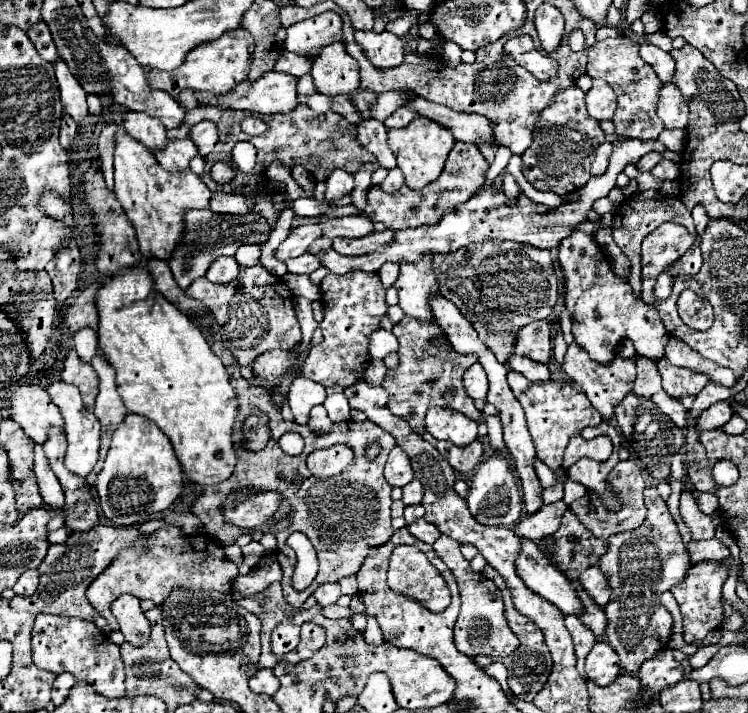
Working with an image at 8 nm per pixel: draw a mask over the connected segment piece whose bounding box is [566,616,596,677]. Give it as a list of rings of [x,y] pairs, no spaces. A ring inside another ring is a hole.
[[[566,616],[566,628],[572,636],[574,643],[574,650],[576,658],[578,658],[578,664],[576,664],[576,670],[580,676],[585,677],[585,660],[590,646],[595,643],[595,636],[592,630],[588,630],[582,620],[578,616]]]

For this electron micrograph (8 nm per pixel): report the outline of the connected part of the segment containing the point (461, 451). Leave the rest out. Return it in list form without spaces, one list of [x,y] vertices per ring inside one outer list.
[[[474,440],[472,444],[468,446],[454,446],[452,442],[438,442],[436,444],[438,452],[448,460],[448,464],[456,470],[456,472],[472,472],[480,458],[482,458],[482,442],[480,440]]]

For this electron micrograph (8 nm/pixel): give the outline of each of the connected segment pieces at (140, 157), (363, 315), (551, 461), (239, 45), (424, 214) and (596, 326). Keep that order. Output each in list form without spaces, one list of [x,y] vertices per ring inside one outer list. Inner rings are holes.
[[[124,128],[116,134],[114,180],[114,194],[136,228],[136,238],[144,258],[152,254],[154,258],[168,260],[184,230],[182,212],[192,208],[208,208],[212,196],[210,188],[192,170],[182,170],[180,174],[162,170],[156,158],[148,154],[148,150],[144,150],[144,146],[140,146],[140,142],[136,142]]]
[[[352,270],[348,274],[328,274],[320,282],[324,320],[320,322],[324,340],[310,348],[304,364],[300,368],[302,376],[322,384],[322,386],[354,386],[366,374],[370,364],[368,344],[370,336],[380,328],[380,320],[386,316],[388,304],[384,300],[384,284],[376,272]]]
[[[510,370],[508,384],[510,384],[516,400],[524,408],[528,430],[530,430],[530,436],[536,446],[536,456],[552,470],[562,464],[564,448],[568,446],[572,436],[580,434],[588,426],[598,426],[602,422],[598,410],[588,402],[586,394],[576,390],[574,384],[570,384],[570,382],[564,382],[564,380],[530,382],[522,374]]]
[[[236,28],[236,30],[230,30],[228,34],[220,36],[214,42],[196,46],[196,50],[192,50],[188,54],[188,60],[184,60],[184,64],[172,72],[150,68],[146,74],[148,86],[168,92],[174,100],[178,100],[182,90],[210,92],[216,96],[228,94],[230,90],[234,90],[234,86],[238,86],[240,82],[244,82],[248,78],[250,64],[252,64],[252,52],[254,52],[252,36],[244,28]]]
[[[456,142],[446,160],[446,166],[444,166],[440,178],[436,178],[422,190],[412,190],[404,184],[396,192],[384,192],[376,184],[368,190],[368,204],[364,208],[364,214],[372,222],[382,222],[394,230],[416,228],[422,224],[436,224],[446,210],[454,210],[456,206],[464,204],[468,198],[472,198],[472,194],[476,194],[482,188],[482,184],[486,180],[486,172],[488,172],[488,162],[480,154],[478,146],[468,146],[466,142]]]
[[[574,232],[564,238],[558,246],[558,262],[566,275],[565,306],[572,318],[572,334],[578,346],[588,350],[590,358],[596,362],[612,362],[618,352],[618,344],[624,338],[630,338],[636,346],[636,352],[646,358],[662,358],[668,334],[660,322],[656,310],[636,300],[632,288],[624,278],[612,272],[610,262],[600,250],[594,232]]]

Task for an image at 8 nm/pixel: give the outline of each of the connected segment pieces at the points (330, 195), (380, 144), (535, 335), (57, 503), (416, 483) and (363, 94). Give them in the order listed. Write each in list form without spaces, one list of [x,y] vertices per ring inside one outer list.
[[[334,170],[328,180],[326,180],[328,188],[326,188],[326,194],[324,198],[326,200],[340,200],[342,196],[350,194],[352,188],[354,188],[354,176],[346,170]]]
[[[370,118],[370,120],[362,120],[358,126],[358,140],[362,146],[366,146],[366,150],[370,150],[378,164],[382,168],[396,168],[396,156],[392,154],[392,150],[386,144],[386,126],[380,124],[378,120]]]
[[[536,320],[518,330],[518,338],[514,344],[518,356],[526,356],[536,362],[548,364],[552,356],[552,322]]]
[[[34,444],[34,474],[40,486],[40,494],[42,500],[48,506],[60,508],[64,504],[64,494],[62,494],[62,486],[58,482],[58,478],[52,474],[52,468],[48,466],[48,458],[42,450],[40,444]]]
[[[414,478],[402,490],[404,490],[404,496],[402,496],[404,504],[420,504],[420,500],[422,500],[422,484],[420,484],[420,480]]]
[[[358,88],[354,94],[348,96],[352,106],[362,114],[362,118],[370,118],[370,110],[378,100],[378,92],[370,92],[370,88]]]

